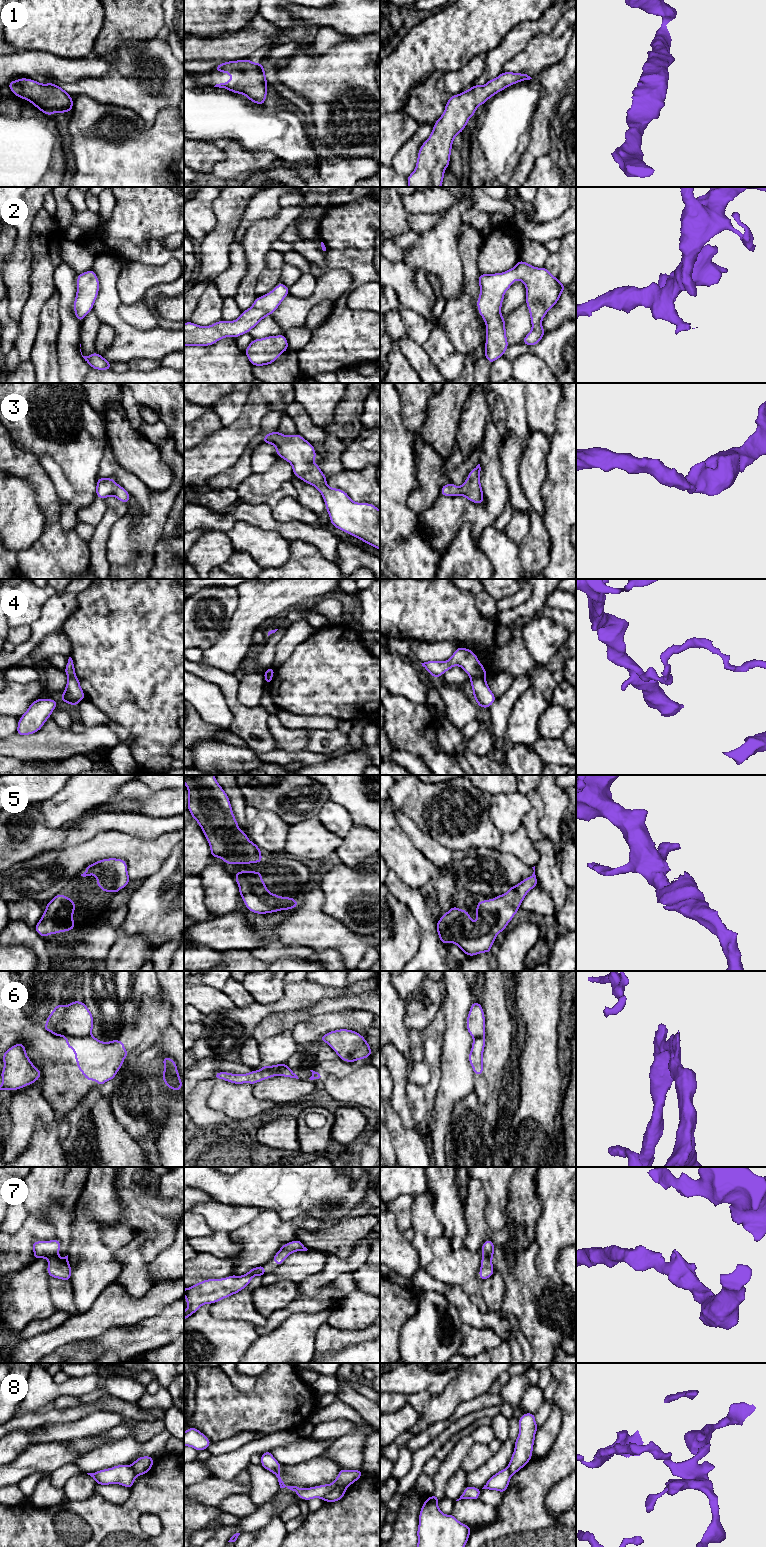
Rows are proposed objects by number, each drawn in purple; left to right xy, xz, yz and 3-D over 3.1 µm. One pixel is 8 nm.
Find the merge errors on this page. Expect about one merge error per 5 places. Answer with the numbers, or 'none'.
4, 6, 8

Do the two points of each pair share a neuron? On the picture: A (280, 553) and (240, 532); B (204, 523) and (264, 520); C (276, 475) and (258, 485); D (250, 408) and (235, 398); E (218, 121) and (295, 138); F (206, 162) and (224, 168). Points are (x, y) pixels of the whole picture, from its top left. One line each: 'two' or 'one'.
A: one
B: one
C: one
D: two
E: one
F: two

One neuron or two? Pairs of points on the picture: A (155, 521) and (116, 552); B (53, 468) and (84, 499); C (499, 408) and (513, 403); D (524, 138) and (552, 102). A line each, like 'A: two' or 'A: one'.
A: one
B: two
C: two
D: two

